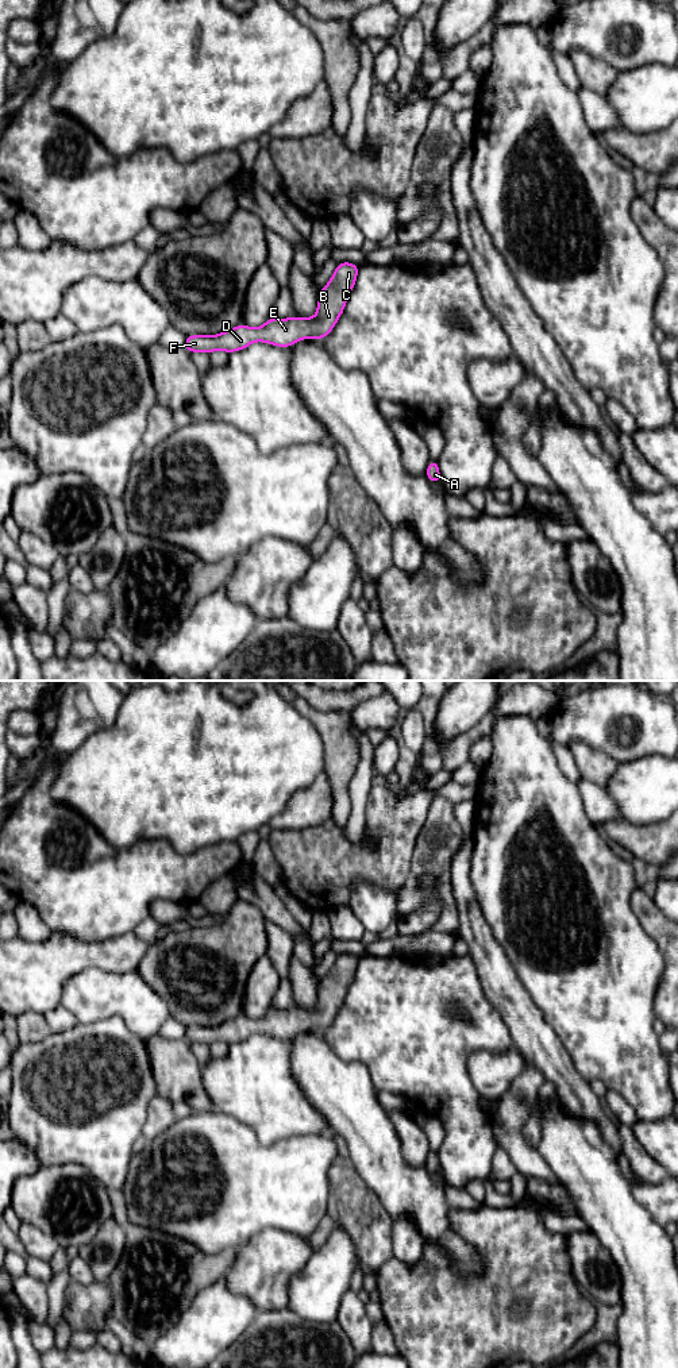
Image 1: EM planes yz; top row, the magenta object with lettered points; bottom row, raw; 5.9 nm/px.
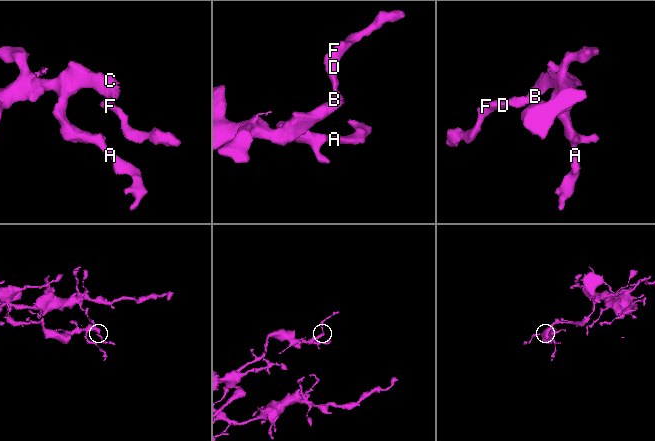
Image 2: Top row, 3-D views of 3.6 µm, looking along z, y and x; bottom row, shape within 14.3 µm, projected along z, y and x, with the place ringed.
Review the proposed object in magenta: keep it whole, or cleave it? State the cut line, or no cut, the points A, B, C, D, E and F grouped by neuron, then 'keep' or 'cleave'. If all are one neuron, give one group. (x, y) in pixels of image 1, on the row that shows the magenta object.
no cut; A B C D E F; keep

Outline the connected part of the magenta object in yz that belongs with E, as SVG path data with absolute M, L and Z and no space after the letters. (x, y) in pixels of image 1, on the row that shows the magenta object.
M351 262L338 263L328 285L321 286L313 317L269 317L259 328L240 324L219 335L189 335L184 348L190 354L196 351L207 354L212 351L235 352L244 350L254 342L292 347L301 339L323 340L342 316L347 298L354 289L359 267Z

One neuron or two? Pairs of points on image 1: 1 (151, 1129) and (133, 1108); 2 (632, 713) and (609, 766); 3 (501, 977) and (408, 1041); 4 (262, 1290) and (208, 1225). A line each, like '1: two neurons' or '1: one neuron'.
1: two neurons
2: two neurons
3: two neurons
4: two neurons

